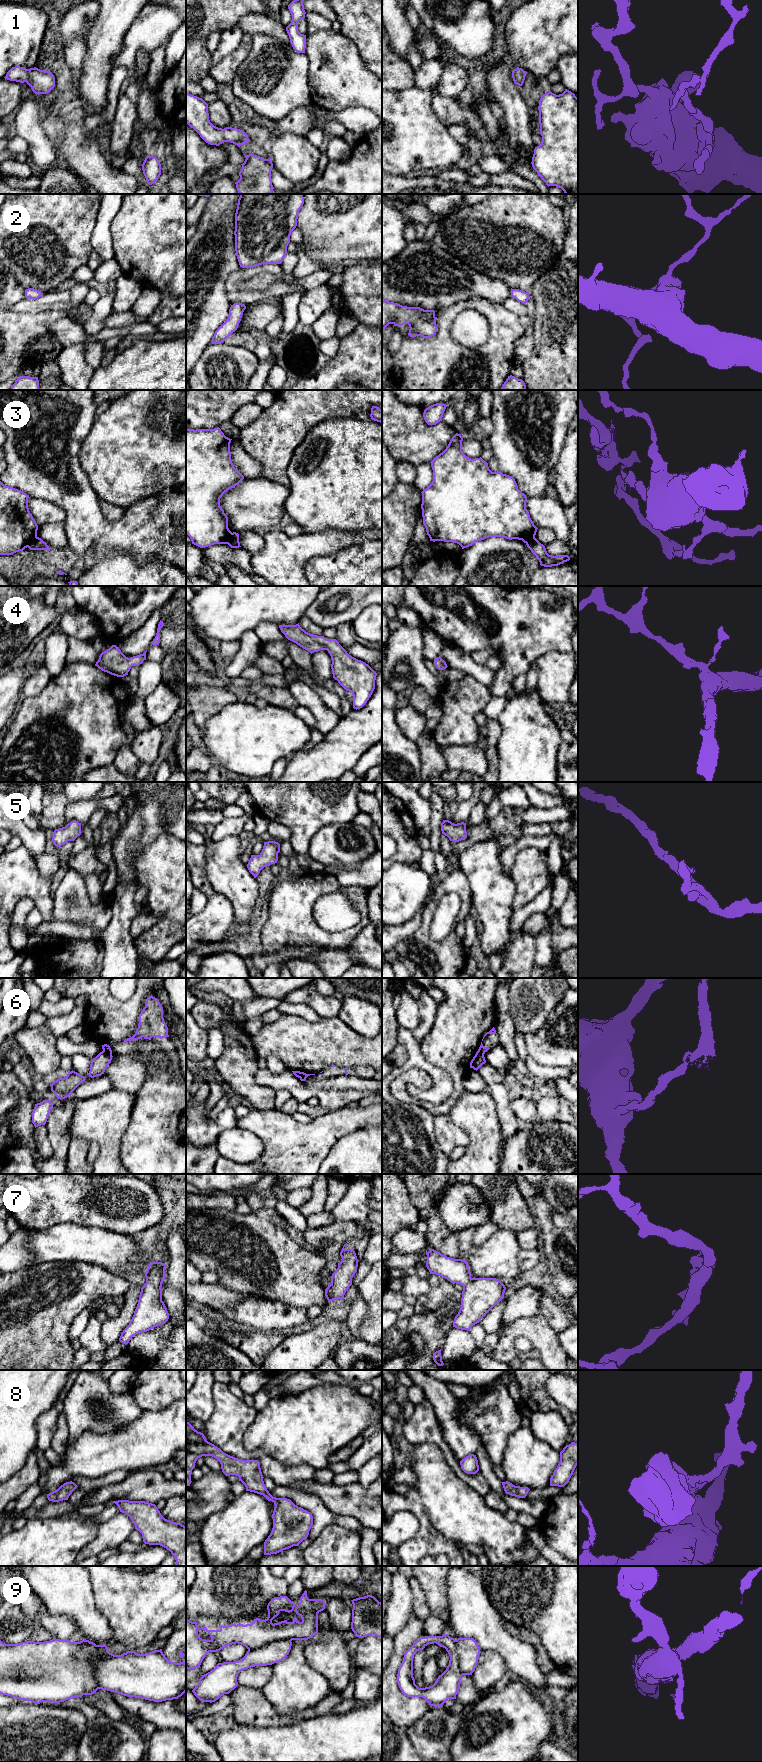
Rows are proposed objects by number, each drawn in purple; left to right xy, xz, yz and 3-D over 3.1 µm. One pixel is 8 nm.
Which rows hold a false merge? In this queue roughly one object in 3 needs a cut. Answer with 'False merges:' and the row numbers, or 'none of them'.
False merges: 3, 6

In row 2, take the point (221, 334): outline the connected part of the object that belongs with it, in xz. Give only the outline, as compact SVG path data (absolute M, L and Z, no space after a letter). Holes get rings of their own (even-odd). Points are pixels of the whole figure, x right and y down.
M234 303L229 309L227 320L215 331L212 337L212 344L223 343L238 328L246 306L242 303Z

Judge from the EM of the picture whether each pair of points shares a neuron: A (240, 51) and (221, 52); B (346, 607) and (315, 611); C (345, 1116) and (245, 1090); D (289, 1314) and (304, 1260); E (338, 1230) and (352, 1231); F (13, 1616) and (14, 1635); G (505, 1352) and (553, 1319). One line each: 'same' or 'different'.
A: different
B: same
C: different
D: different
E: same
F: same
G: different

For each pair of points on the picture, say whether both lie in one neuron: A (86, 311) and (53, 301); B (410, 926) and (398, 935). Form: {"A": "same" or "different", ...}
{"A": "same", "B": "same"}

